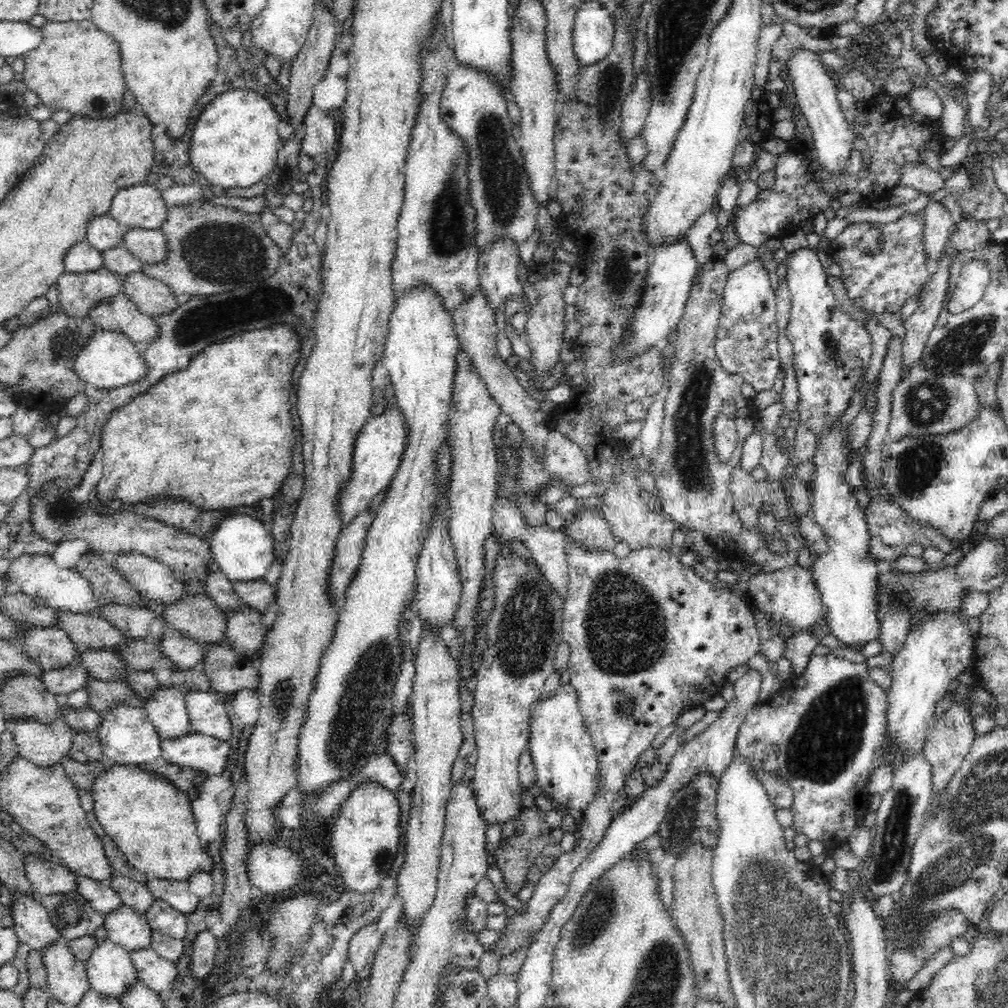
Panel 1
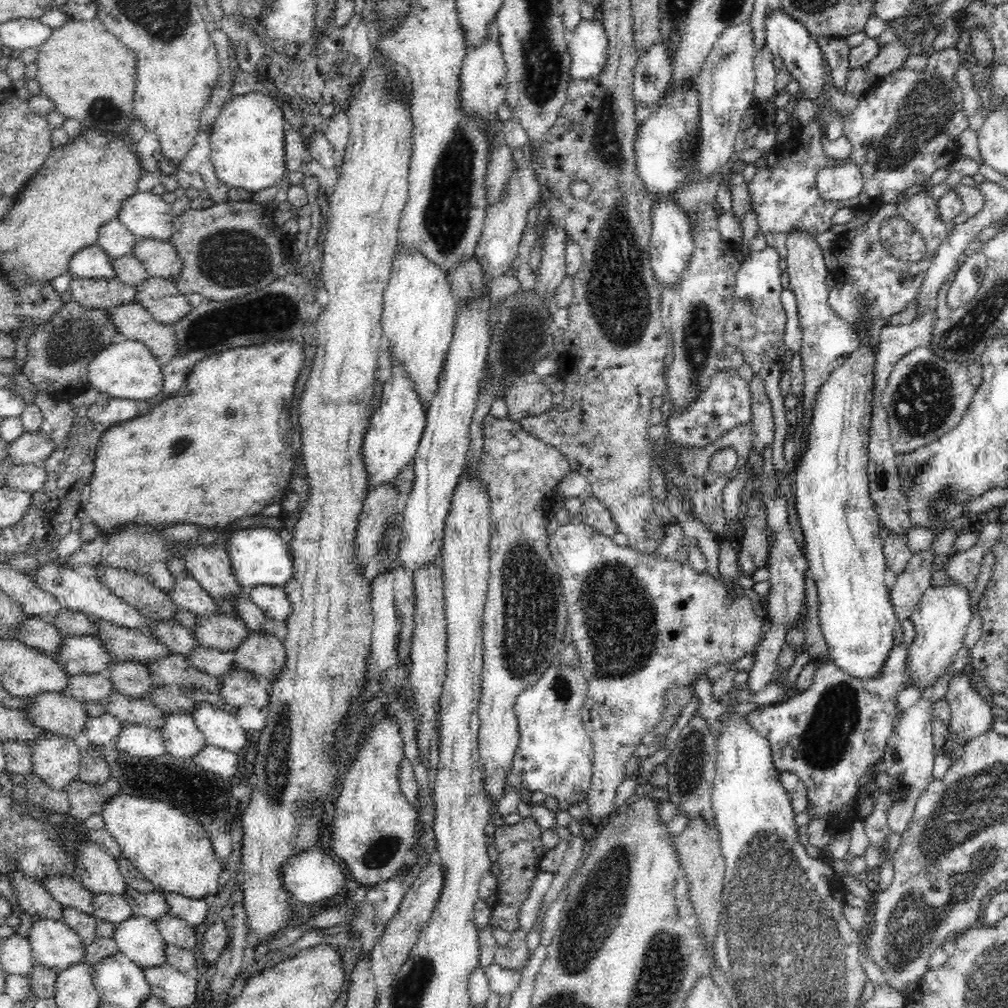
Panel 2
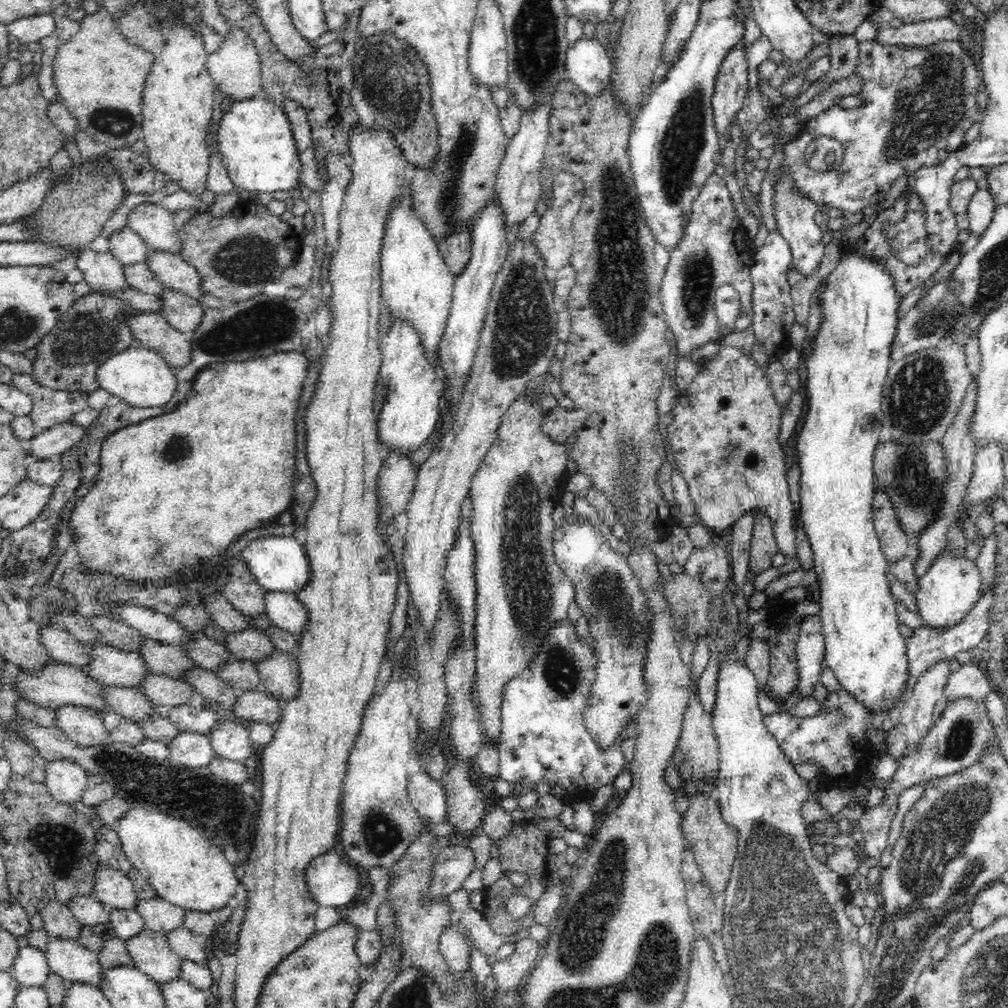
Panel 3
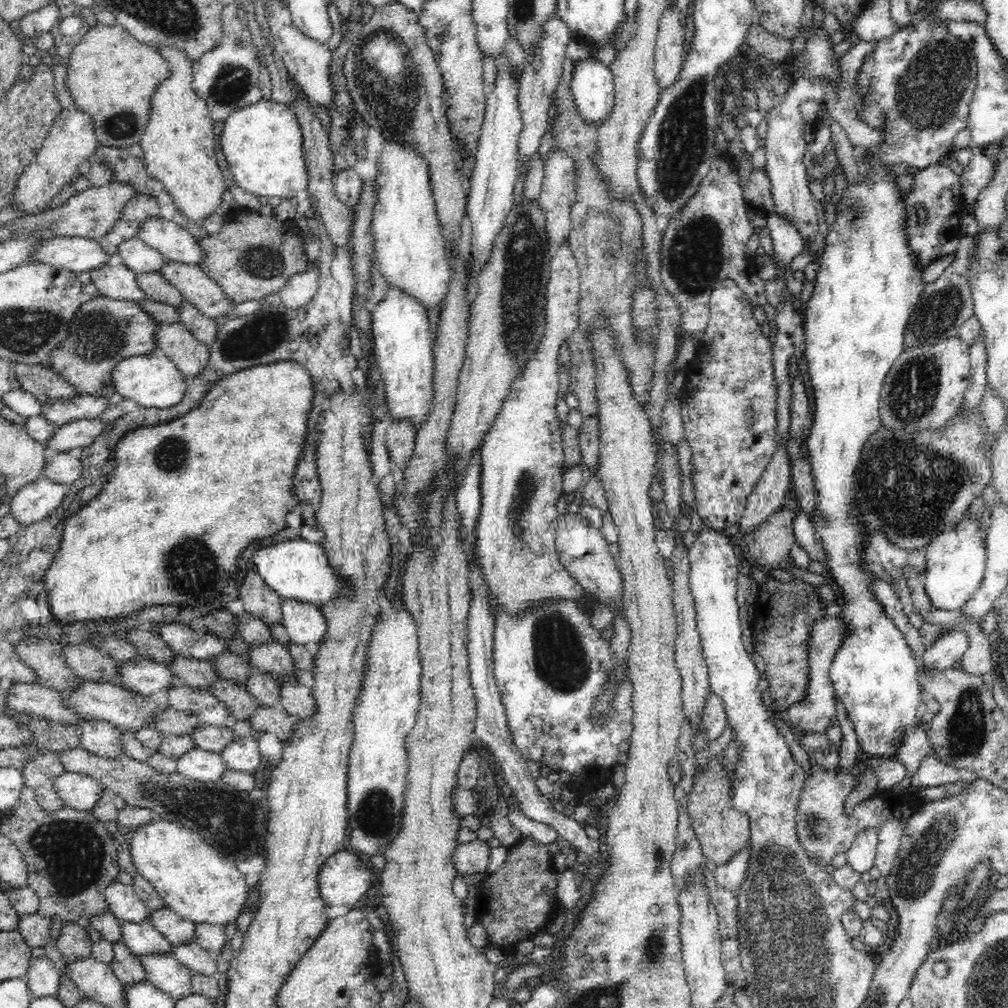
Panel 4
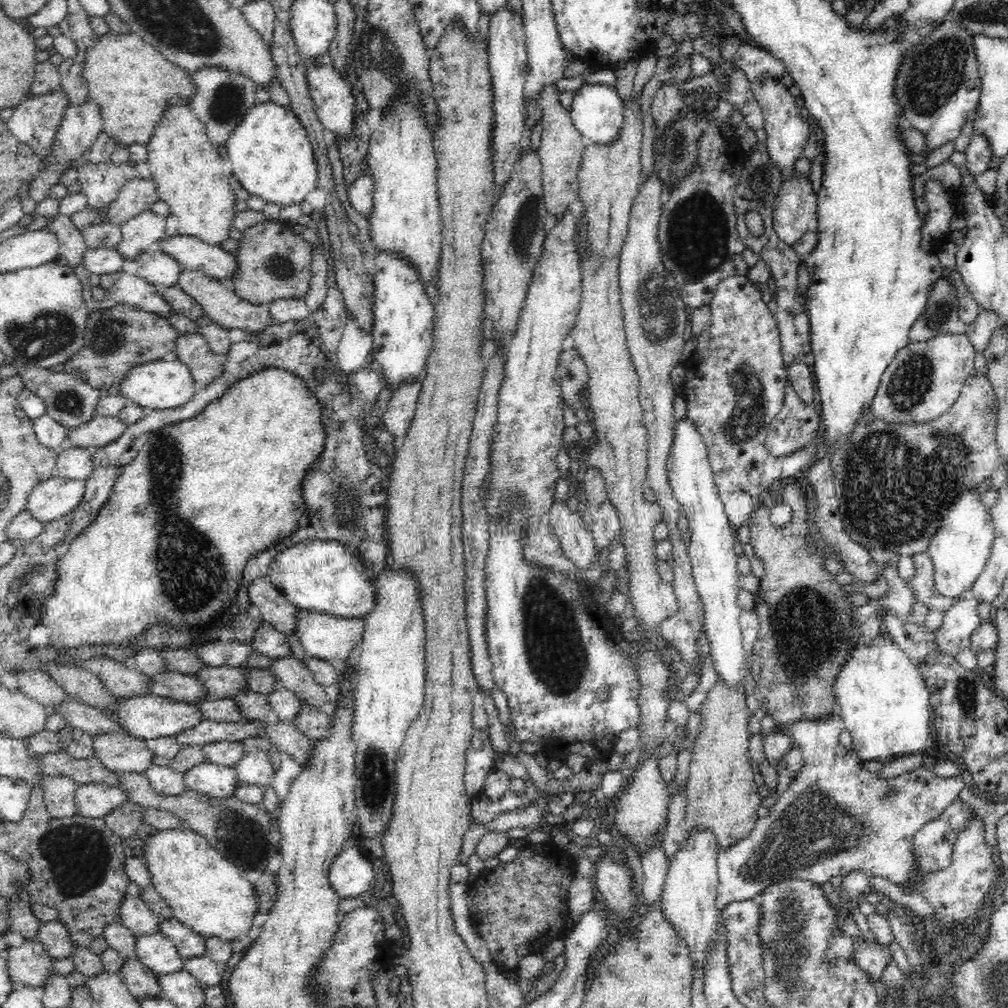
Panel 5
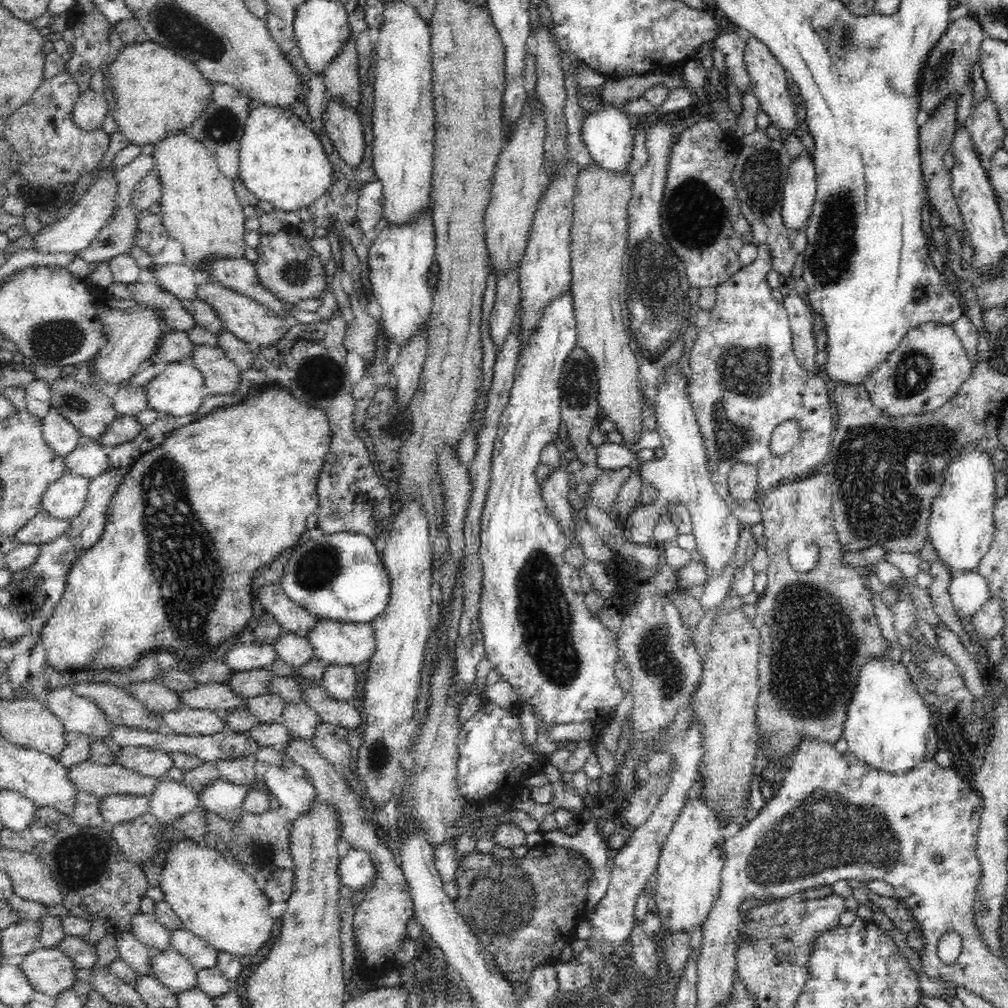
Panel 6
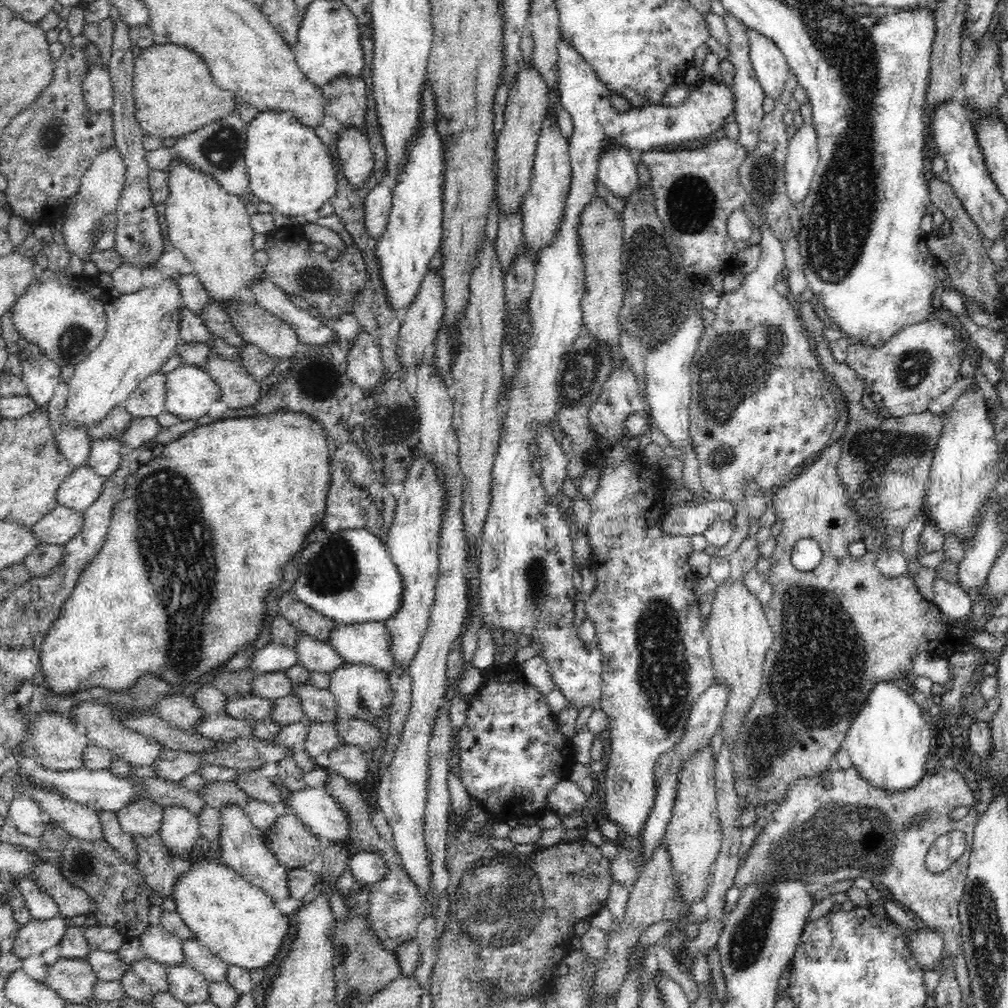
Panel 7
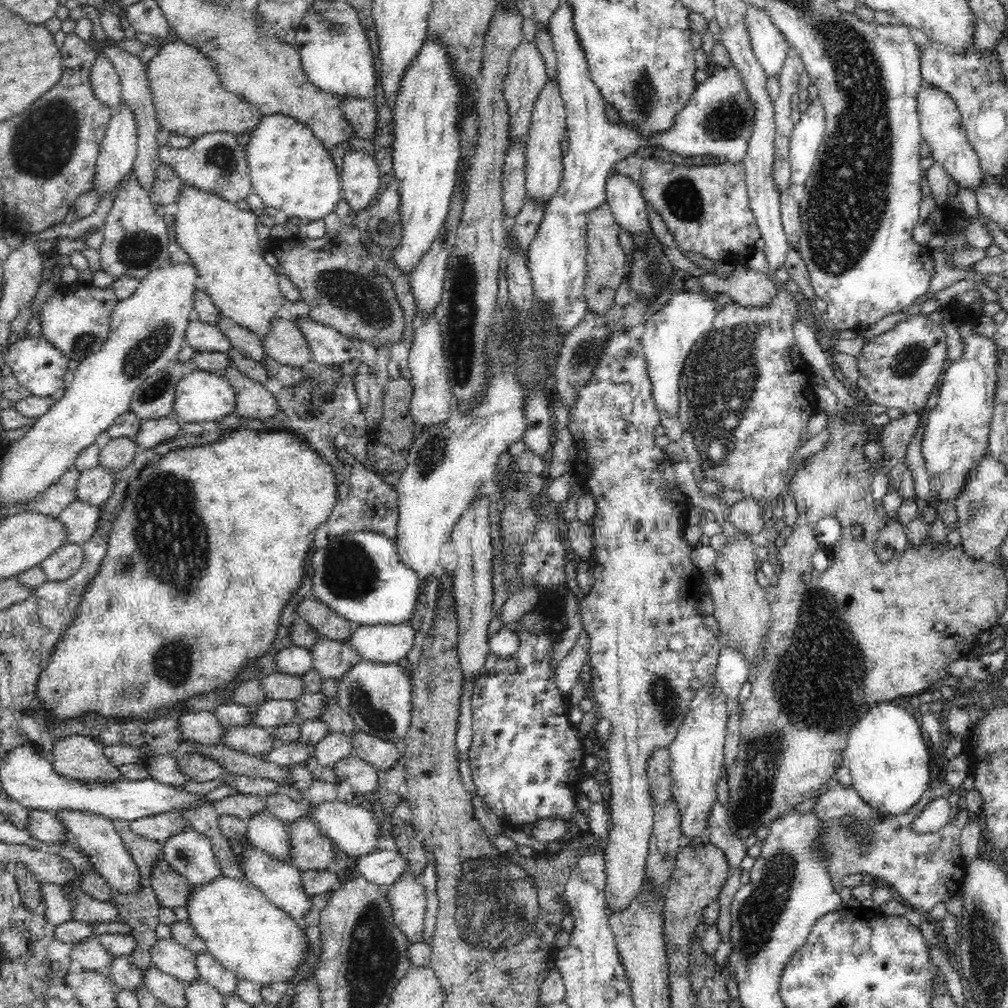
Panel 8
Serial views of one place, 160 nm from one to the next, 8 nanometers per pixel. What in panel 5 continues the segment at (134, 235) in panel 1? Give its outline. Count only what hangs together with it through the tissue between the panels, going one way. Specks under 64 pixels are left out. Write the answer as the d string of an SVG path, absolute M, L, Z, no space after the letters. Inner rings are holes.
M184 269L180 274L180 280L178 280L178 287L198 301L206 317L209 317L224 329L242 329L246 332L258 333L276 325L270 315L270 305L258 305L242 299L232 289L228 289L224 284L208 278L202 272Z

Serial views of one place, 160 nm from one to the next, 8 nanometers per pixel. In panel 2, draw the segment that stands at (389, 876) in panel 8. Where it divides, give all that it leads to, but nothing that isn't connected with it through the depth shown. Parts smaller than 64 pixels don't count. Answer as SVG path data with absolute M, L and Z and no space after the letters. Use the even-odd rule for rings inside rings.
M318 850L298 853L283 867L283 876L289 893L308 908L338 894L344 886L338 864Z

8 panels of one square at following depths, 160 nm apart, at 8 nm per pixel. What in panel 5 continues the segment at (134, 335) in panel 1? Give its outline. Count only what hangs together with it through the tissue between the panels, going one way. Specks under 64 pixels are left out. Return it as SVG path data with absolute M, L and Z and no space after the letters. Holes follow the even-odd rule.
M180 332L173 357L189 367L197 390L206 390L206 386L212 385L224 372L225 355L210 350L200 333Z

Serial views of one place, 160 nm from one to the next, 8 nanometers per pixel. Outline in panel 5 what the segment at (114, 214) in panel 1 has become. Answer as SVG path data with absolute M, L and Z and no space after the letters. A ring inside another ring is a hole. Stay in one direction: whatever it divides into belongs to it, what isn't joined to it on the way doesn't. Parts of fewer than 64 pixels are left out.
M179 236L159 239L156 249L176 260L182 269L206 274L208 278L234 290L238 258L220 247L210 246L196 237Z

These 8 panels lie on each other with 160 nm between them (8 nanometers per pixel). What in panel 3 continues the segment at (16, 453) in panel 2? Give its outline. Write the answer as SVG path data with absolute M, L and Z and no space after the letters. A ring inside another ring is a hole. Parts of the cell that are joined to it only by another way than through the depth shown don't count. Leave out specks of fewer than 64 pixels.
M60 423L29 438L30 454L34 458L48 459L71 449L84 436L86 428L77 424Z

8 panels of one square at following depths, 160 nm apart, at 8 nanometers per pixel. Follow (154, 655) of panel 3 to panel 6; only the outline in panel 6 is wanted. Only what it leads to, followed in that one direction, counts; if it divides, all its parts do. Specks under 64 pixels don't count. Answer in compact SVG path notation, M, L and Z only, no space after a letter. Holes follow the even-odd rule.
M268 669L234 671L228 677L227 685L236 696L252 698L270 693L267 686L272 675Z

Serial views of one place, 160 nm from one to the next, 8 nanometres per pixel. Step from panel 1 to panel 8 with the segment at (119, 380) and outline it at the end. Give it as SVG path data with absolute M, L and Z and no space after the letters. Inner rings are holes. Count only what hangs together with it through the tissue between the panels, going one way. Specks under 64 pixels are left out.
M198 369L186 374L177 386L177 400L174 401L173 410L184 422L216 422L224 418L224 415L236 414L237 396L228 380L218 374Z

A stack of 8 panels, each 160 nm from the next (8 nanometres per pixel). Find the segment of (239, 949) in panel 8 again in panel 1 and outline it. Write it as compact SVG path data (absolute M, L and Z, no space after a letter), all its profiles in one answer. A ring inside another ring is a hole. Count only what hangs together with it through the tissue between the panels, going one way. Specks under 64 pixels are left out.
M111 765L98 774L93 781L92 798L94 799L94 814L104 828L105 833L114 840L117 847L126 855L127 862L148 877L162 880L188 883L190 876L196 872L212 872L213 860L206 853L206 847L201 845L197 826L192 815L191 802L186 795L180 793L170 781L162 781L152 777L140 766Z

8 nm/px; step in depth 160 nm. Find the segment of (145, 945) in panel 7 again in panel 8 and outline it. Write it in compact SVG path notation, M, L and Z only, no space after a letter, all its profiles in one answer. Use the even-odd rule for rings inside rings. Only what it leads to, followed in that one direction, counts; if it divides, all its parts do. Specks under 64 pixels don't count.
M158 939L148 950L153 966L162 970L183 984L193 984L199 974L195 954L188 947L172 939Z

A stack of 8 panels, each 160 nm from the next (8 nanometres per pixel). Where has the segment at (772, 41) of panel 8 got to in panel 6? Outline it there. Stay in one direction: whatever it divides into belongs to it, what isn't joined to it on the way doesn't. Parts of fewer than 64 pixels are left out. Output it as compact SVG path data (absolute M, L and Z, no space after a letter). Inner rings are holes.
M750 37L747 40L744 60L750 75L752 91L757 95L761 109L769 116L770 122L780 128L780 139L784 138L784 136L788 136L788 134L795 134L794 131L798 128L797 106L794 105L792 93L788 90L788 80L784 73L785 68L778 62L778 59L772 55L770 48L766 47L766 44L760 42L756 37Z

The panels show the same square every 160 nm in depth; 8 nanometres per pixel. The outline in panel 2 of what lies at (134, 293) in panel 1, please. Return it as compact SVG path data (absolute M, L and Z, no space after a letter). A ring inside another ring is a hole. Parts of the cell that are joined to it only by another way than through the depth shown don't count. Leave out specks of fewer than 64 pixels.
M148 277L135 288L135 302L145 307L158 323L176 324L193 308L186 295L180 293L170 279Z

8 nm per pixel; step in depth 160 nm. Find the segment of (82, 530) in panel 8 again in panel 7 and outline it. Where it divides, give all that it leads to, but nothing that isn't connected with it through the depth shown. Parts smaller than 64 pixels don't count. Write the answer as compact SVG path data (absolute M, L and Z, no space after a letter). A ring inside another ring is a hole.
M56 505L54 510L45 514L32 528L37 532L40 544L63 545L77 536L83 526L82 513Z

